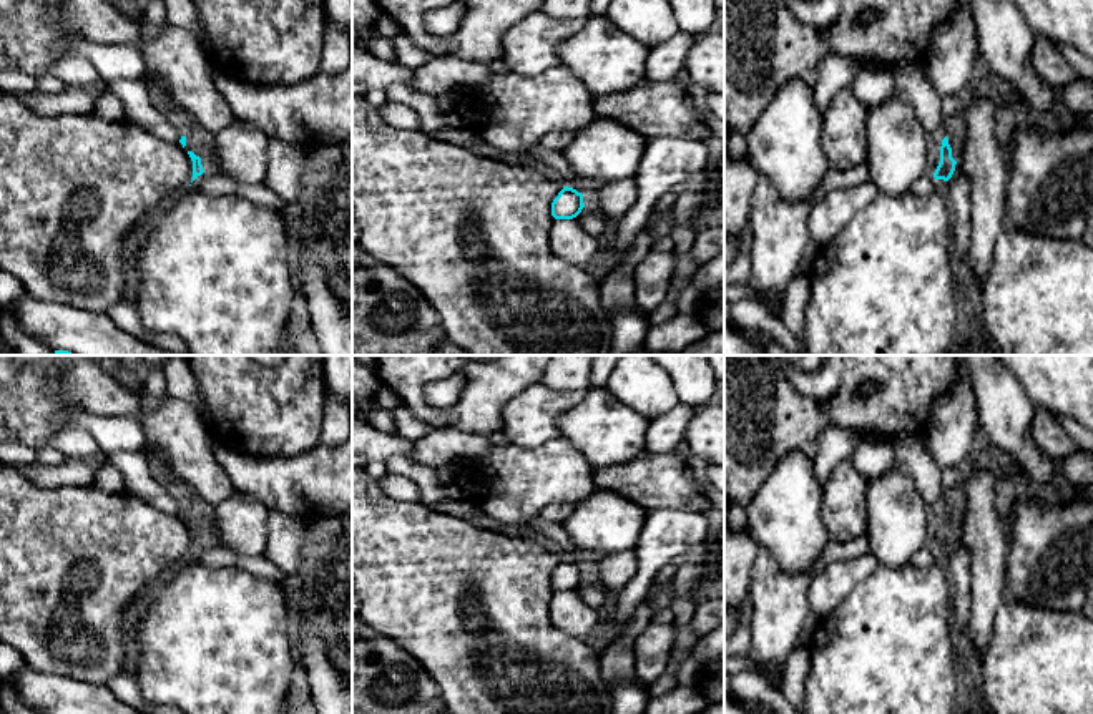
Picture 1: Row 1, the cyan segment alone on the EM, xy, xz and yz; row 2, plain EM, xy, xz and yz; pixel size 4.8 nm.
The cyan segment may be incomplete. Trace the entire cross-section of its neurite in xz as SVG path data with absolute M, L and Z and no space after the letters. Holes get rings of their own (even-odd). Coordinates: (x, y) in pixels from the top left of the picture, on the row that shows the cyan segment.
M565 186L551 203L551 216L555 219L573 219L583 208L583 194Z

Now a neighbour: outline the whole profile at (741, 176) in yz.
M724 153L724 239L741 236L749 221L757 179L749 154L734 158Z

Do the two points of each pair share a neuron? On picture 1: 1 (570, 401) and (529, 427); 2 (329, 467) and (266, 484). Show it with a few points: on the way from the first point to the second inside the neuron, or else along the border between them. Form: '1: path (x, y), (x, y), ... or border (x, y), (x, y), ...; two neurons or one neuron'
1: path (560, 402), (553, 402), (539, 417); one neuron
2: path (314, 482), (281, 484); one neuron

